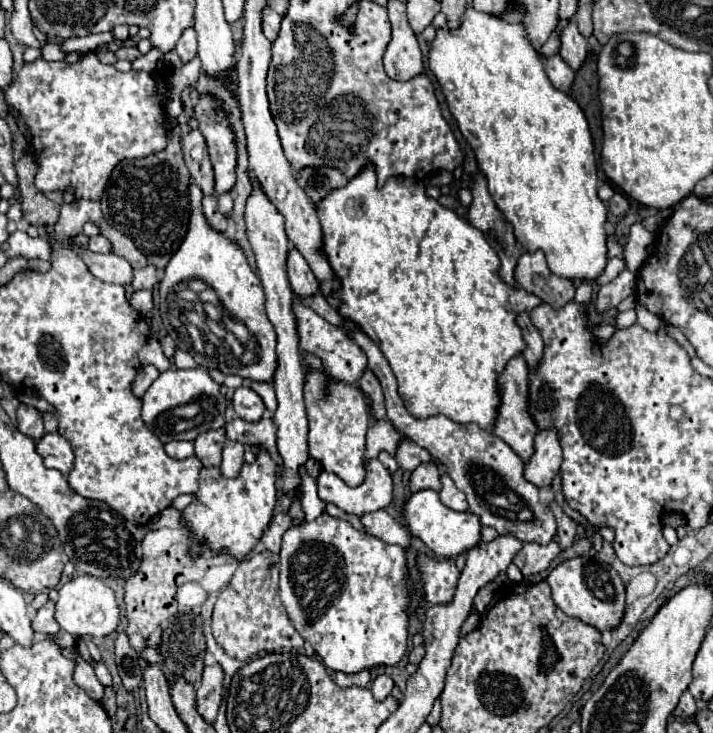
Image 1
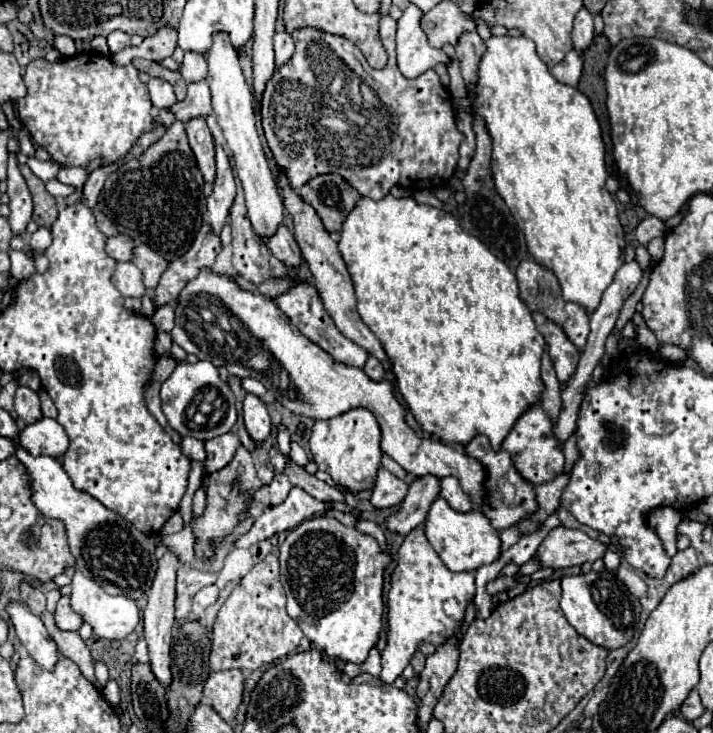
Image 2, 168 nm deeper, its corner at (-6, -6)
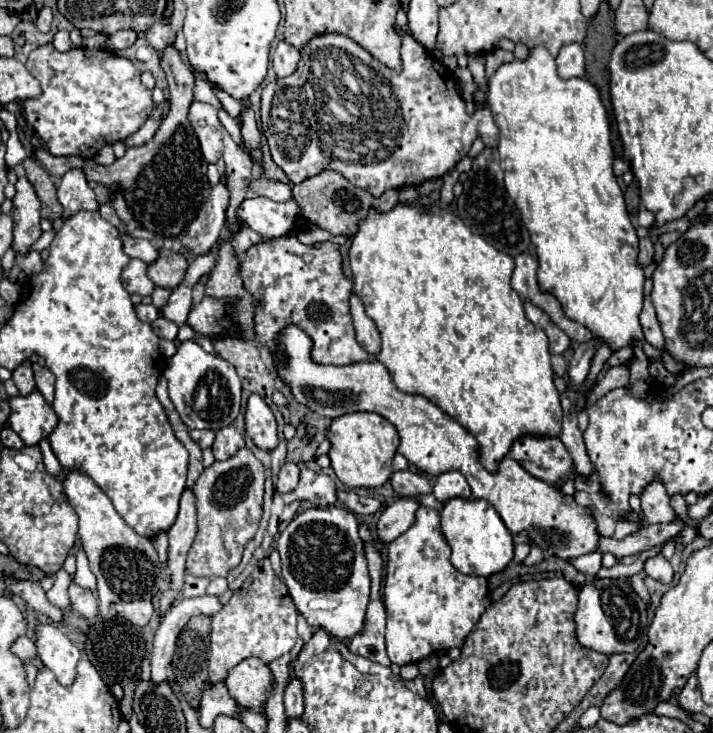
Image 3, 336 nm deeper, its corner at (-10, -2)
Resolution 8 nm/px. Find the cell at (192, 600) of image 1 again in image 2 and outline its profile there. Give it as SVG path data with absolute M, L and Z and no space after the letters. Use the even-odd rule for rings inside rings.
M212 584L212 586L206 586L206 588L202 588L198 594L196 594L196 598L194 598L194 602L198 602L200 606L210 606L210 604L214 604L216 602L216 598L218 598L218 588Z

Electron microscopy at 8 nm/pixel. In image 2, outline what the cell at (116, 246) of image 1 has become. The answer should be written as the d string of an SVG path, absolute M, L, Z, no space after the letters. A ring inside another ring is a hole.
M146 244L134 248L134 260L132 262L144 274L146 288L156 288L162 272L168 268L168 262L158 252L152 252L152 248L148 248Z

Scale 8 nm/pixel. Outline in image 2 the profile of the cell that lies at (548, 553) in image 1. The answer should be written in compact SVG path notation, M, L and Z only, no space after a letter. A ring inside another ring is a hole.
M558 526L540 544L538 556L542 568L566 568L566 566L580 566L584 562L594 562L602 558L608 548L610 544L594 540L582 530Z

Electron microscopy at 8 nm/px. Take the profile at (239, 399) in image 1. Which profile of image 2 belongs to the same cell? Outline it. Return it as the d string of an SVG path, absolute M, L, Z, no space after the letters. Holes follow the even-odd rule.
M246 394L242 416L244 416L244 426L254 442L268 440L270 430L272 430L272 422L270 422L270 414L268 414L264 402L258 396Z

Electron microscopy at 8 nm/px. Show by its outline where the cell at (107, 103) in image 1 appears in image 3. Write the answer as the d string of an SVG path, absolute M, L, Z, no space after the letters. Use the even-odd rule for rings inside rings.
M52 44L36 48L26 62L28 72L40 82L42 94L38 98L30 98L24 102L24 114L28 124L36 130L36 134L46 142L48 150L54 156L80 156L94 158L96 152L118 140L126 140L152 116L154 102L152 92L142 84L140 70L122 56L114 56L106 50L86 50L74 48L60 54Z

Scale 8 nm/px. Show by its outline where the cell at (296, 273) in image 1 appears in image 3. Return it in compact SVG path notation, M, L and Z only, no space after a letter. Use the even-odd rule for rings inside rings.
M264 196L244 200L244 204L238 208L238 216L264 238L286 236L290 230L300 228L306 222L294 200L272 202Z

